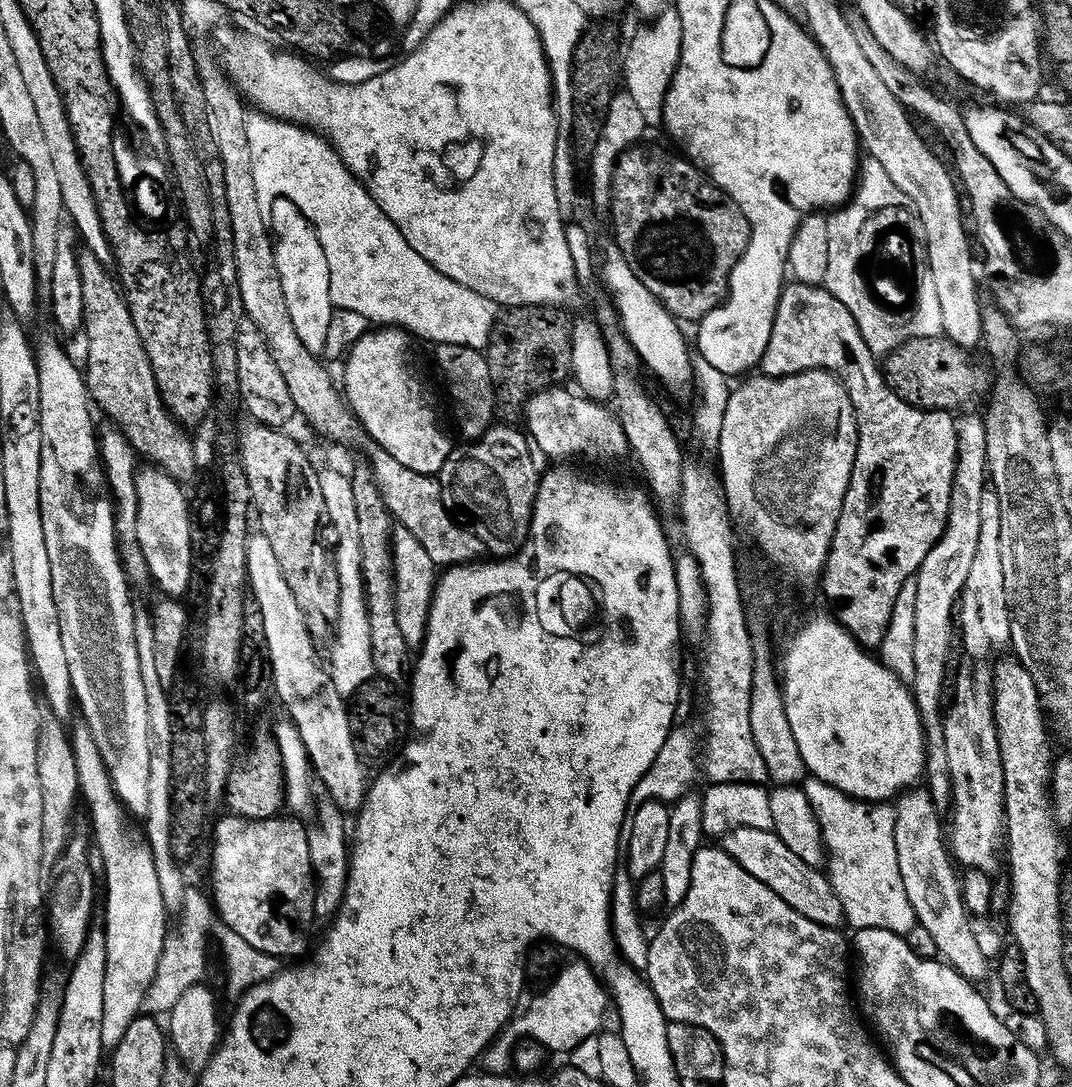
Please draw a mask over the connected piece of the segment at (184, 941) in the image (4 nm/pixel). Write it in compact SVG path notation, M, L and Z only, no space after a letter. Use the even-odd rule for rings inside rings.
M192 886L185 887L184 900L179 906L178 915L180 921L174 931L164 942L164 949L158 958L157 972L149 989L145 992L143 1011L148 1014L166 1014L182 998L182 994L192 984L201 983L205 978L204 970L208 966L208 935L212 927L218 924L218 917L210 903L209 897L204 896L198 889Z

